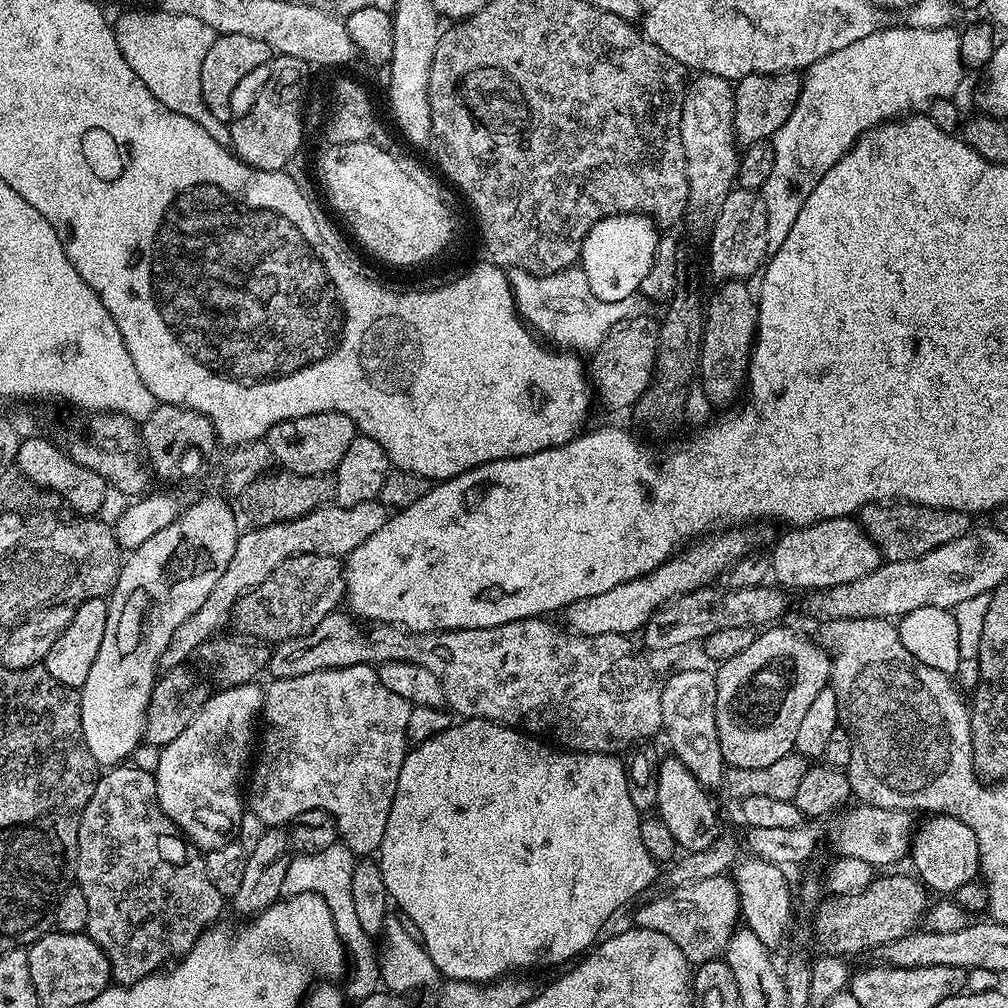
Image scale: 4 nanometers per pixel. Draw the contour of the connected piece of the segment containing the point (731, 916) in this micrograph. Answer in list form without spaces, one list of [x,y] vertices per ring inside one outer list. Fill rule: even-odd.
[[[731,875],[702,878],[702,882],[670,888],[659,894],[661,896],[653,900],[643,901],[645,904],[636,912],[635,927],[666,934],[666,938],[686,954],[689,965],[705,964],[723,957],[726,942],[730,942],[730,934],[736,931],[741,919],[739,894]]]

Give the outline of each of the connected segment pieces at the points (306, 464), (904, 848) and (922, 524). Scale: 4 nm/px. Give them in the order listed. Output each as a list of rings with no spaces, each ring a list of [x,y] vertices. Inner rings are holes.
[[[341,412],[306,414],[275,424],[266,439],[272,448],[273,461],[283,471],[303,476],[326,476],[335,473],[338,462],[346,455],[350,442],[358,435],[356,424]]]
[[[857,803],[855,807],[849,807],[827,821],[828,840],[837,857],[858,858],[872,864],[876,870],[884,870],[887,864],[896,864],[909,855],[914,835],[913,813],[886,810],[873,804]]]
[[[903,502],[867,504],[858,513],[860,527],[864,529],[869,539],[876,544],[876,549],[880,552],[881,557],[888,562],[893,560],[913,560],[916,556],[925,556],[930,550],[934,550],[954,538],[963,536],[965,532],[969,531],[970,524],[968,524],[968,520],[969,517],[963,512],[951,512],[941,508],[924,508],[920,504],[905,504]]]

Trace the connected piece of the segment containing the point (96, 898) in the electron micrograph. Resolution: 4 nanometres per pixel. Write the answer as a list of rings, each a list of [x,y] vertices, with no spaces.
[[[125,762],[119,766],[109,767],[105,772],[108,773],[105,776],[103,773],[97,779],[94,794],[90,798],[90,802],[86,802],[86,806],[80,815],[80,825],[78,826],[78,858],[76,859],[76,875],[74,880],[82,890],[82,894],[86,894],[86,906],[90,909],[86,934],[106,954],[110,970],[112,971],[112,980],[117,985],[127,986],[152,975],[154,972],[161,971],[173,958],[179,958],[187,954],[194,946],[196,939],[207,928],[213,927],[219,921],[216,919],[219,918],[224,904],[226,908],[226,898],[220,893],[218,886],[214,886],[214,882],[210,882],[210,874],[206,874],[205,853],[197,848],[195,844],[191,843],[188,837],[181,832],[180,827],[162,810],[162,806],[156,797],[155,775],[149,769],[147,772],[144,768],[135,768],[132,762]]]

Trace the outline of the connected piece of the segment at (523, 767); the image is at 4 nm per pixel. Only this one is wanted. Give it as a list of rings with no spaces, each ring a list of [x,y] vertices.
[[[464,718],[442,730],[442,734],[434,734],[434,738],[415,745],[404,757],[390,818],[386,818],[378,865],[391,903],[403,913],[407,923],[418,933],[434,966],[445,981],[465,980],[487,984],[516,970],[512,968],[548,968],[551,964],[573,961],[597,943],[601,935],[600,927],[619,908],[626,907],[635,896],[643,897],[643,892],[651,884],[657,883],[658,878],[654,872],[652,875],[652,867],[658,861],[642,846],[642,814],[634,808],[627,790],[625,761],[616,754],[557,750],[555,747],[547,748],[543,743],[543,739],[518,728],[508,728],[492,720]]]

